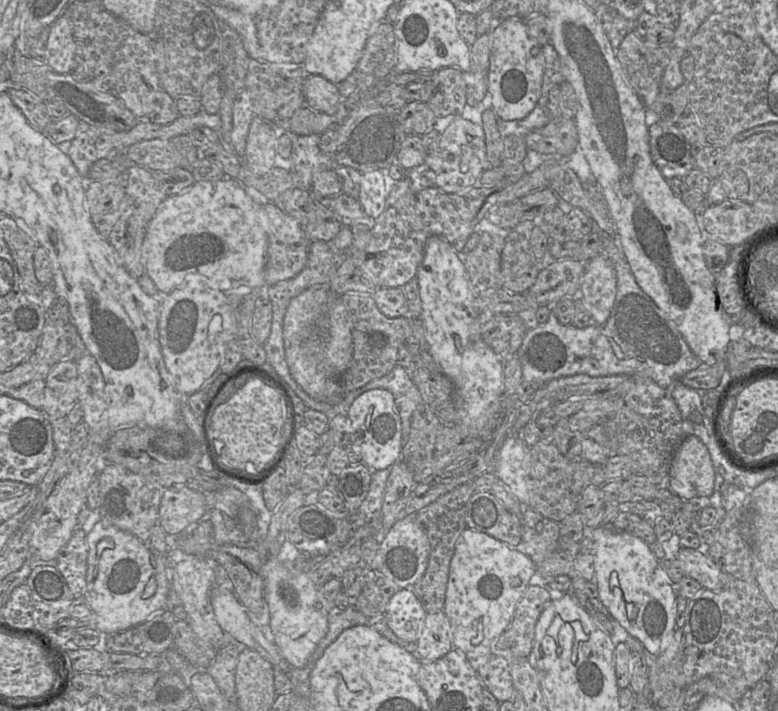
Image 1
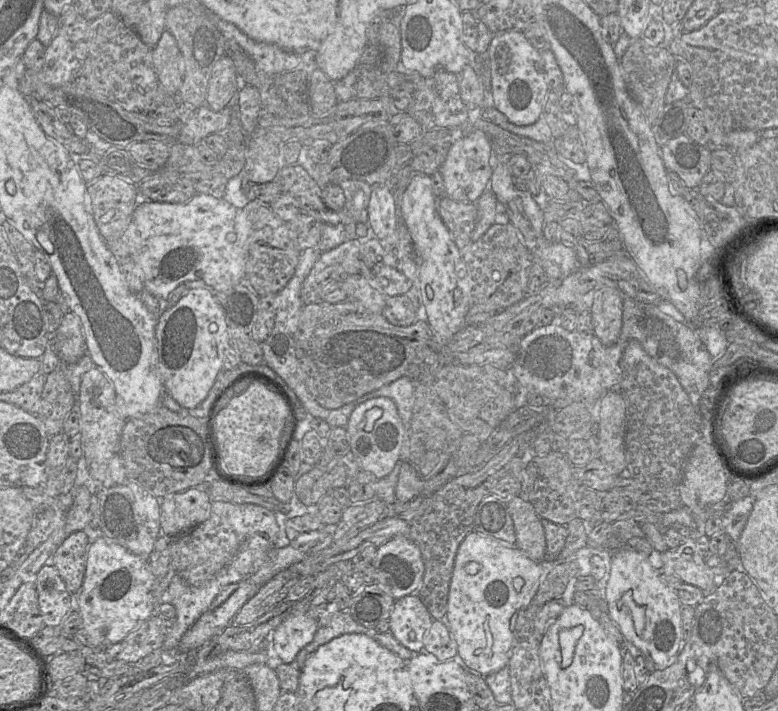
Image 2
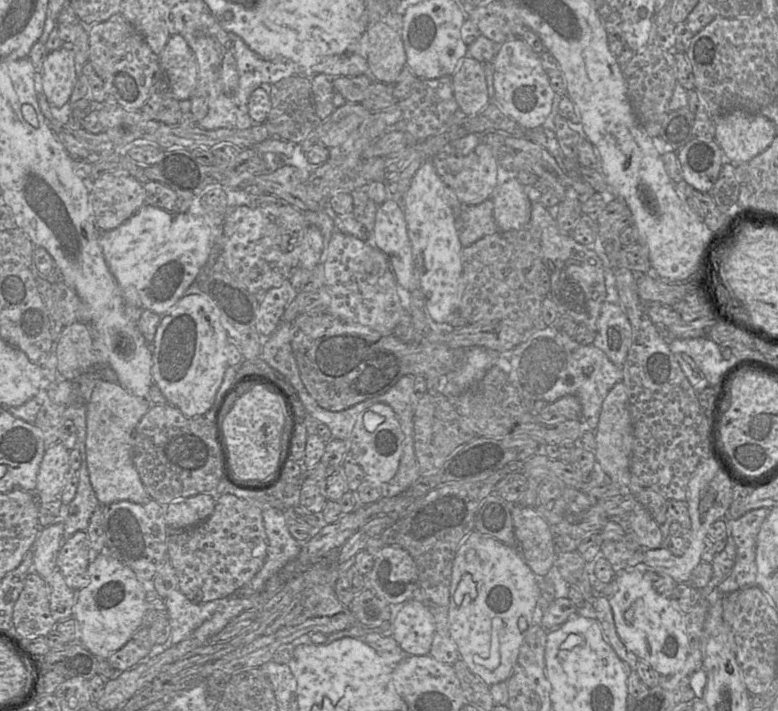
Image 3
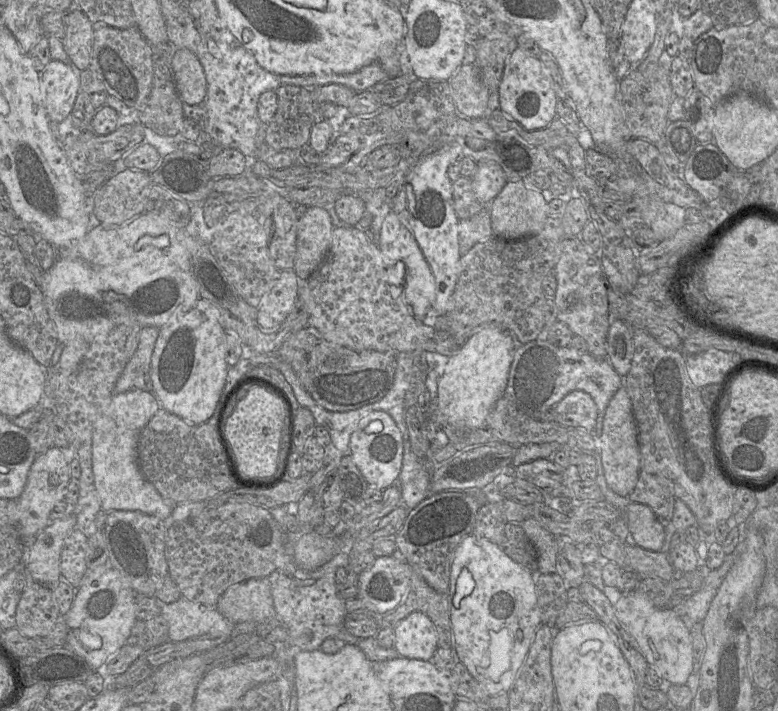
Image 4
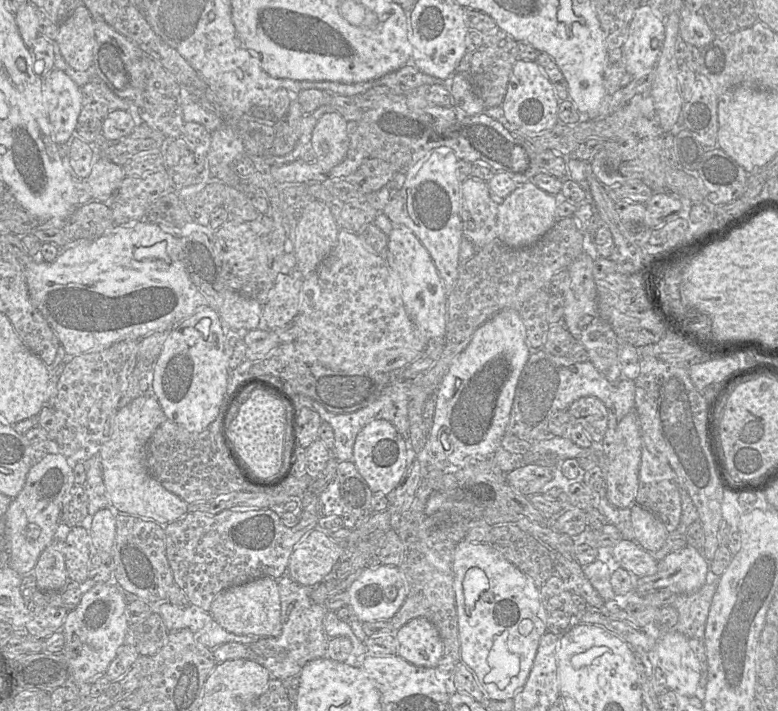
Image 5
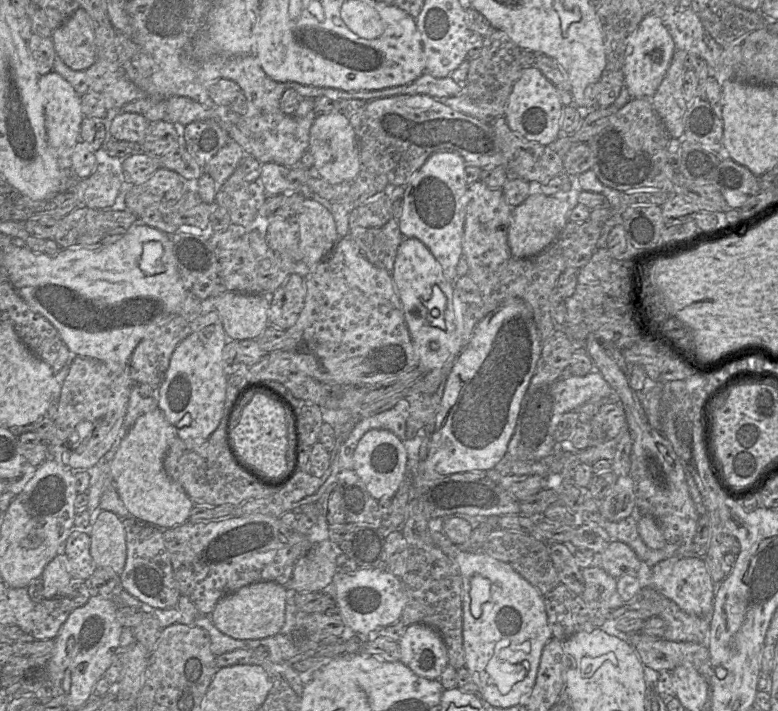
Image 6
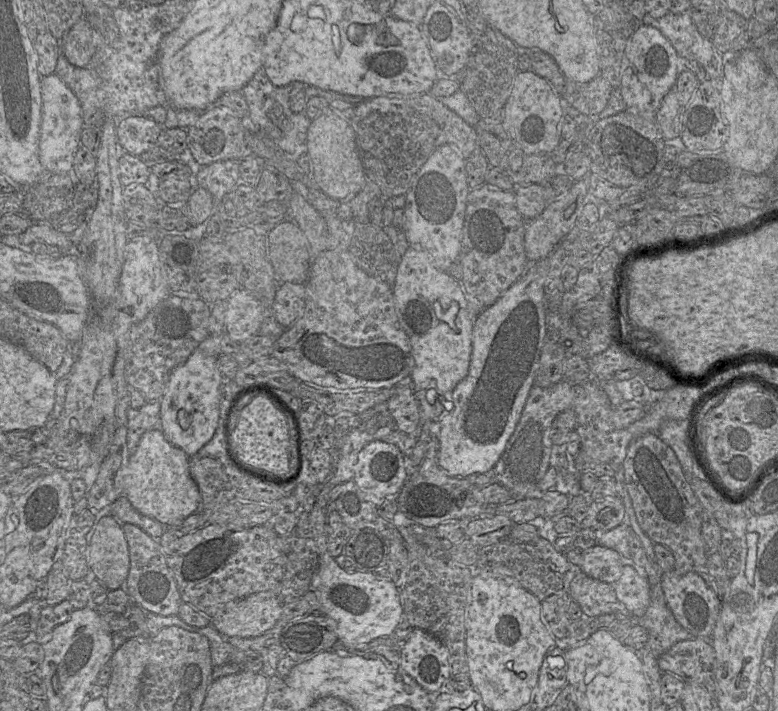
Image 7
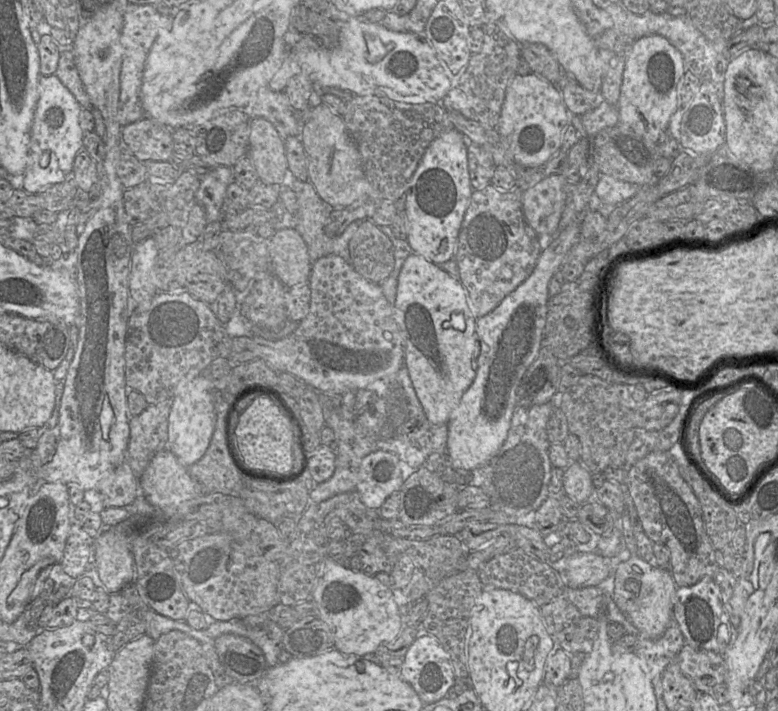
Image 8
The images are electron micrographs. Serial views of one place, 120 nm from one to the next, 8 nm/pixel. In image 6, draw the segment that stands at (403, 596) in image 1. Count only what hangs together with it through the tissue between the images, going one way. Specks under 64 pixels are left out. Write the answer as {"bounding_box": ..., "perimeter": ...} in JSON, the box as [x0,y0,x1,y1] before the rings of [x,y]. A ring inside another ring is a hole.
{"bounding_box":[398,623,448,679],"perimeter":[[[414,623],[406,627],[398,641],[400,661],[415,674],[427,679],[439,679],[448,665],[447,647],[434,628]]]}

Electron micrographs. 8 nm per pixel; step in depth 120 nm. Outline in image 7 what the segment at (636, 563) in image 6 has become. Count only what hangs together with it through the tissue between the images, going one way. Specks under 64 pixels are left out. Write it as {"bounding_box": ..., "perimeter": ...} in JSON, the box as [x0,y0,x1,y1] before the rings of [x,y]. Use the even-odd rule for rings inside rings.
{"bounding_box":[579,544,622,584],"perimeter":[[[596,544],[584,550],[579,568],[592,578],[614,584],[622,575],[622,556],[613,549]]]}

